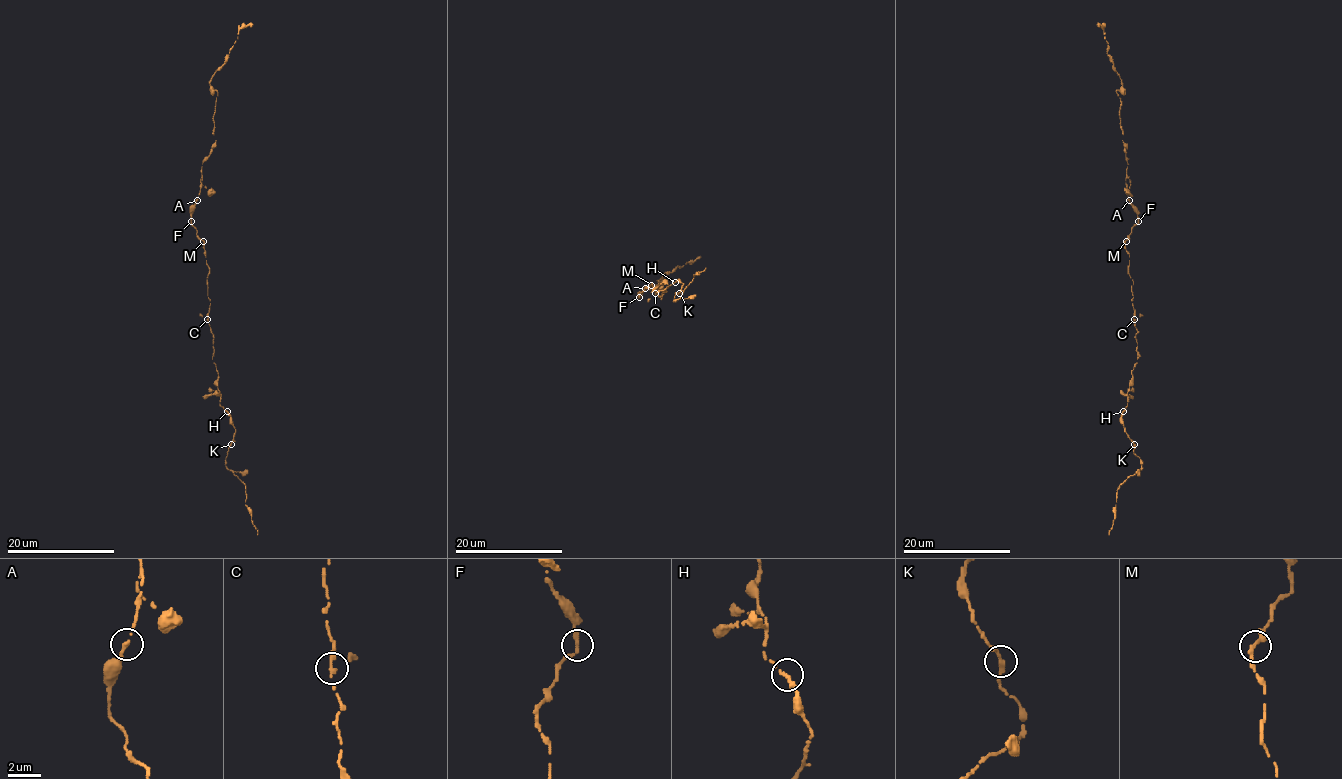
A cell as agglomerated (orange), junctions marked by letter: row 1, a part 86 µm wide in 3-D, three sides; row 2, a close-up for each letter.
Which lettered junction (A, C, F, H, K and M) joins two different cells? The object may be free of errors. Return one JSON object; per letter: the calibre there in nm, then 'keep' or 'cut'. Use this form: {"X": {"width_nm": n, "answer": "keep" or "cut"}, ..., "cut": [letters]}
{"A": {"width_nm": 220, "answer": "keep"}, "C": {"width_nm": 240, "answer": "keep"}, "F": {"width_nm": 240, "answer": "keep"}, "H": {"width_nm": 240, "answer": "keep"}, "K": {"width_nm": 240, "answer": "keep"}, "M": {"width_nm": 240, "answer": "keep"}, "cut": []}

